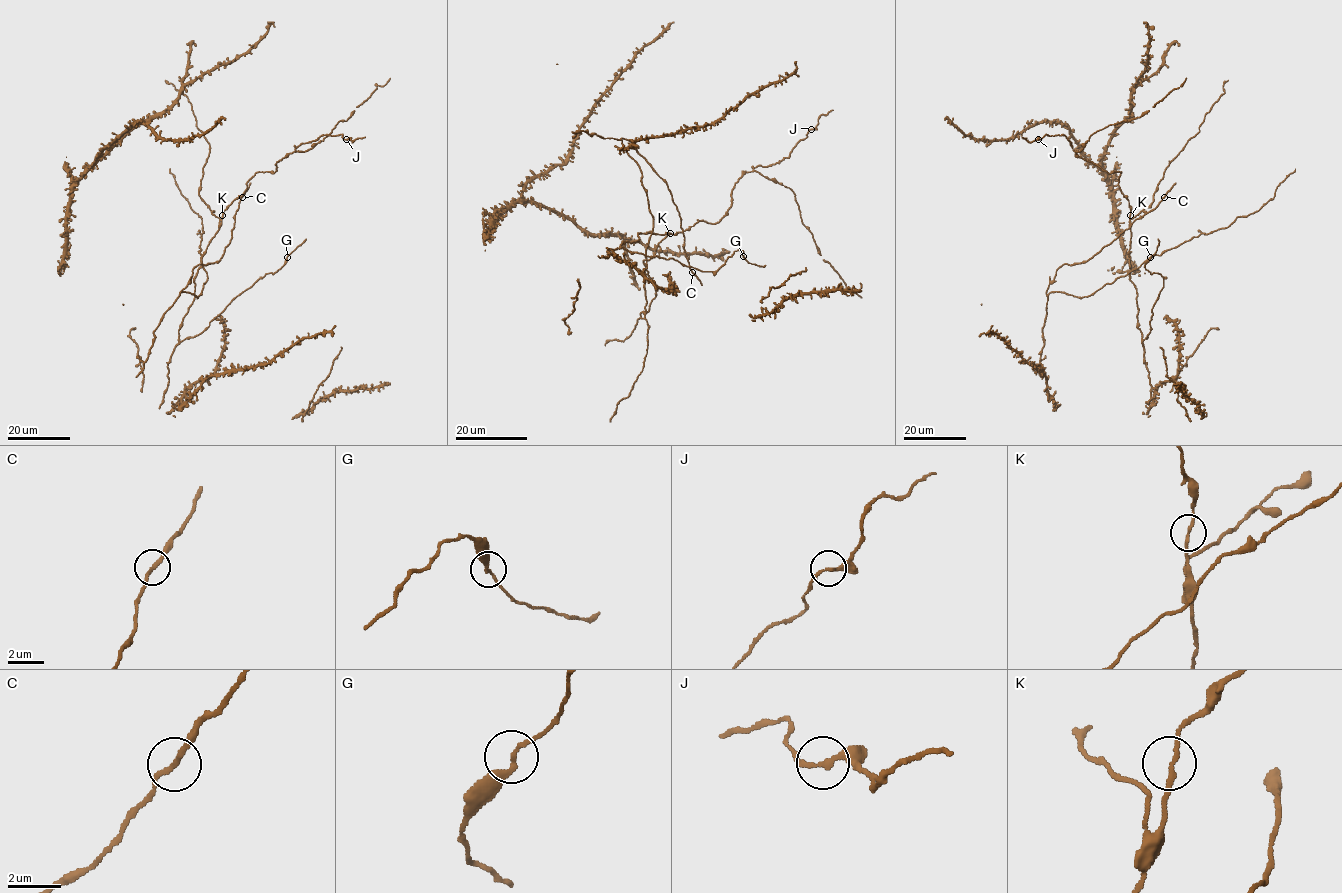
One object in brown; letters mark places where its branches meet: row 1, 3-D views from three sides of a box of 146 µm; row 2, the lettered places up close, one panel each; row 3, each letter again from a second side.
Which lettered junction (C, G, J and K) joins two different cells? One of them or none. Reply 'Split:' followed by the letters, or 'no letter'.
Split: no letter

